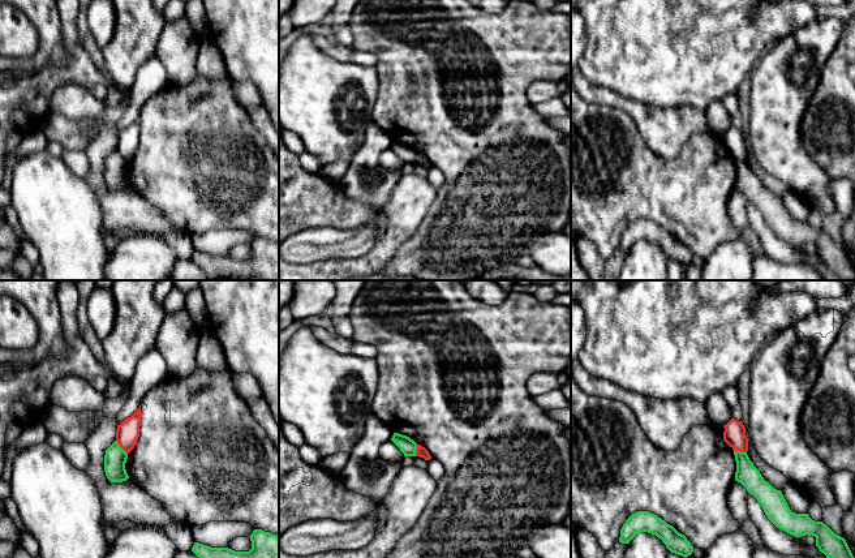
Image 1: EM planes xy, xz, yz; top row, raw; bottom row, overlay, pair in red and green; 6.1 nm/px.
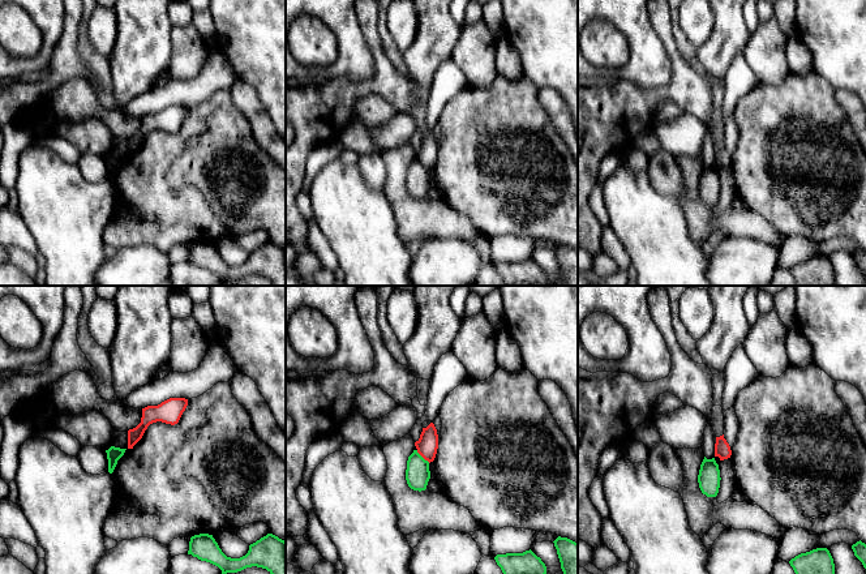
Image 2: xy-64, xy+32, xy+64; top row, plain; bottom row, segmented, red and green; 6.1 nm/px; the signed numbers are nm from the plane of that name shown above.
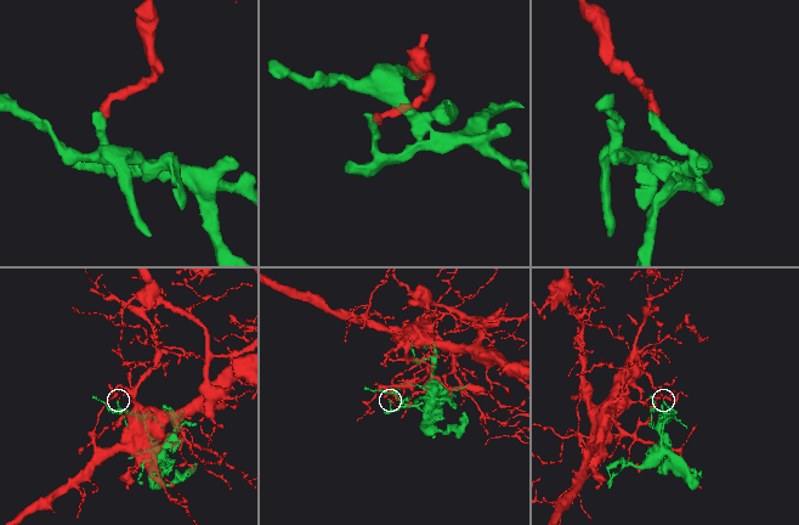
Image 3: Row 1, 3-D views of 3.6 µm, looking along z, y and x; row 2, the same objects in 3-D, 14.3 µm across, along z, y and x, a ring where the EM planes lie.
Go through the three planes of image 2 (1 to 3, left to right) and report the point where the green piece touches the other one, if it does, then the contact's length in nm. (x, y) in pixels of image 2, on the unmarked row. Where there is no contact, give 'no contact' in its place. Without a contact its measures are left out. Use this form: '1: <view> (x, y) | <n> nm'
1: no contact
2: xy+32 (423, 165) | 120 nm
3: no contact

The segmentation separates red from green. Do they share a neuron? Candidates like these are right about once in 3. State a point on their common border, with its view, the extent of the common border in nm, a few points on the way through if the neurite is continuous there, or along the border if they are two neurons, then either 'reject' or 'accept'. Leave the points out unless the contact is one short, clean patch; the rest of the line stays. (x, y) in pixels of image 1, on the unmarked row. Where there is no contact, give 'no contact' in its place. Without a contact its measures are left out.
meets red in xy at (120, 154); contact 120 nm long; border along xy (116, 147), (127, 162); reject

